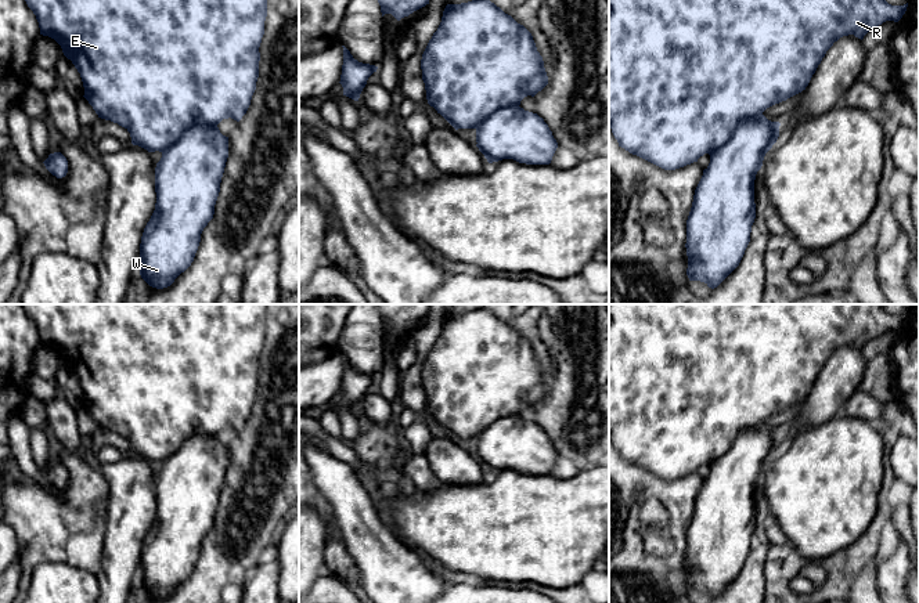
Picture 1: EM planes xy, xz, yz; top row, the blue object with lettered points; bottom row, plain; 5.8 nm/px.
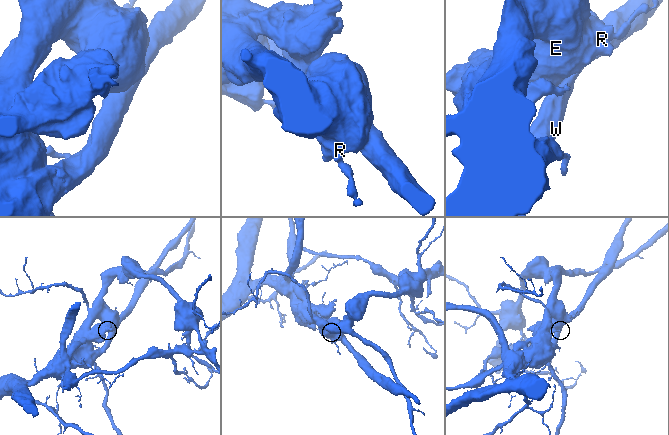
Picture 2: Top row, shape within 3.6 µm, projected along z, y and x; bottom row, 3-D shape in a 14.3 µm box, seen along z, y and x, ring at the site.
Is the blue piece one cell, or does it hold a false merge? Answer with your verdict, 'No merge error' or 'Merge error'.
Merge error

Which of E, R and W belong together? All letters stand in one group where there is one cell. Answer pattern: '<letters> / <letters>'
E R / W

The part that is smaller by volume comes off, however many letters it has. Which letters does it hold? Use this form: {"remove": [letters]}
{"remove": ["W"]}

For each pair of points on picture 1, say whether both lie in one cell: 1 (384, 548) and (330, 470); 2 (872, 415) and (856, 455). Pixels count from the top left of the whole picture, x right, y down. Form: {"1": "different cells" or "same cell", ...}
{"1": "same cell", "2": "different cells"}

